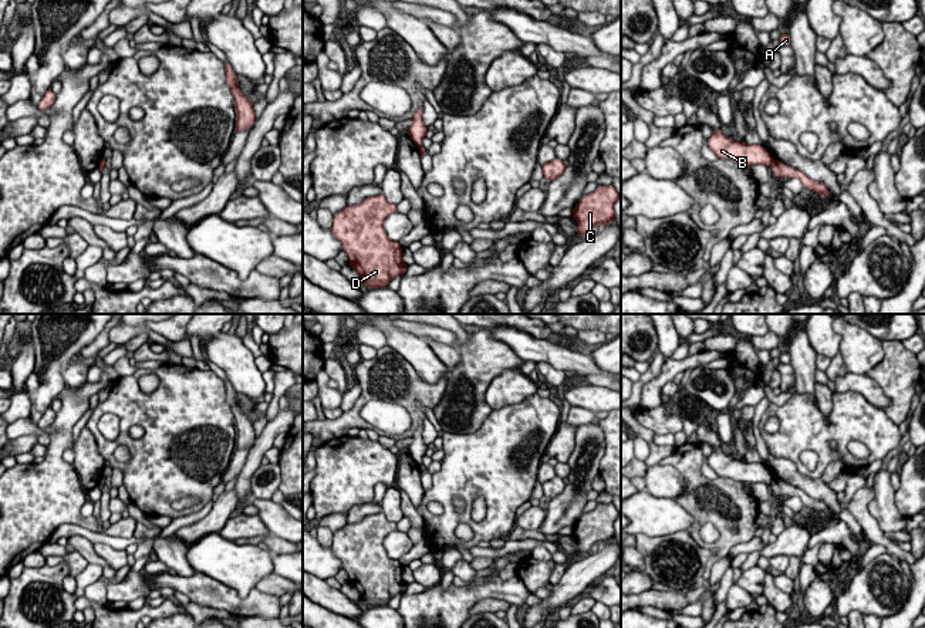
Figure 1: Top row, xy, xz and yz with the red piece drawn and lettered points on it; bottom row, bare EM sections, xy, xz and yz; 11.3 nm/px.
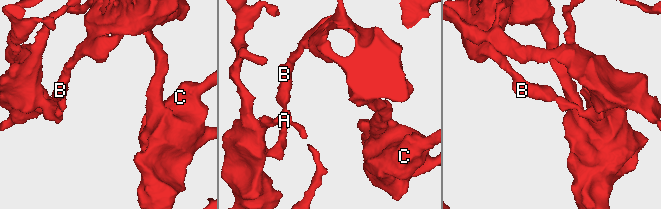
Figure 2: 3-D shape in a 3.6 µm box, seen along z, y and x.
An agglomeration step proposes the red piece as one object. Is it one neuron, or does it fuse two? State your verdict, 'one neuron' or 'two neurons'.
two neurons

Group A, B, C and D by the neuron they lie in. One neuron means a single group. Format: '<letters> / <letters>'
A D / B C

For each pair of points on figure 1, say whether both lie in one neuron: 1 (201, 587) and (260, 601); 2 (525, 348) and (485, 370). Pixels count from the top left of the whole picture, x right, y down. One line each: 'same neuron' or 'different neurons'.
1: same neuron
2: different neurons

